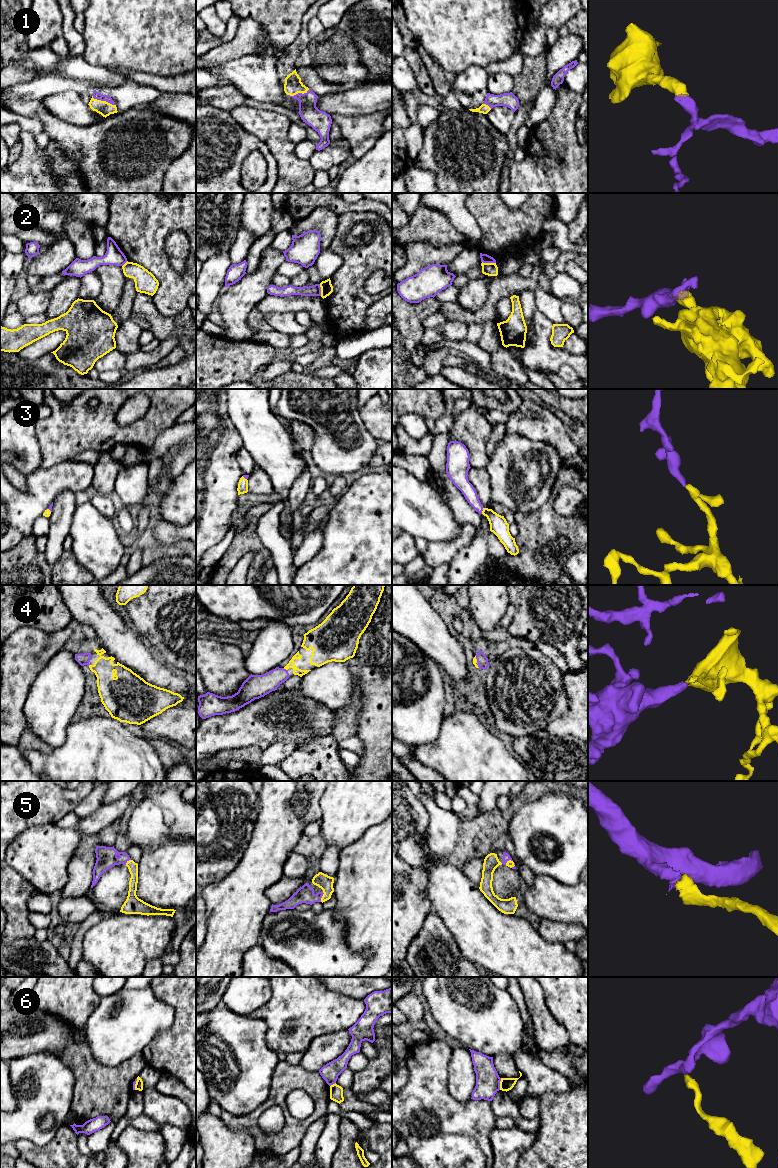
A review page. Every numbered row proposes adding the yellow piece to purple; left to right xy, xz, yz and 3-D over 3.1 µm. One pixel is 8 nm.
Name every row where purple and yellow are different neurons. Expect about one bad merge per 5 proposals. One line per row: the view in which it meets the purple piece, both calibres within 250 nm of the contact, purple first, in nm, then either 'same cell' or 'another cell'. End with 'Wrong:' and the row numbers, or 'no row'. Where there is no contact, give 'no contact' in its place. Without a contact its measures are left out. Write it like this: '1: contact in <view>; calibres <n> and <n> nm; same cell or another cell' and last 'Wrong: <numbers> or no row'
1: contact in xy; calibres 60 and 120 nm; same cell
2: contact in yz; calibres 70 and 110 nm; another cell
3: contact in yz; calibres 110 and 140 nm; same cell
4: contact in xz; calibres 180 and 60 nm; same cell
5: contact in xz; calibres 140 and 120 nm; same cell
6: contact in yz; calibres 190 and 110 nm; another cell
Wrong: 2, 6

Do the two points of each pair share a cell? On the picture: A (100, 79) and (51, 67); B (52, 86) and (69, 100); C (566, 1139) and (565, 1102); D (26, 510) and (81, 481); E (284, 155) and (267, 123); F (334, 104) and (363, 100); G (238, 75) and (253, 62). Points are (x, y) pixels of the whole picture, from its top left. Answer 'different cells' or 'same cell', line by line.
A: same cell
B: different cells
C: same cell
D: same cell
E: same cell
F: same cell
G: same cell

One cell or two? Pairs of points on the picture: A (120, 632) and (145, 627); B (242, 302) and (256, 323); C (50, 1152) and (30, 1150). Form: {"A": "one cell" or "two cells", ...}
{"A": "two cells", "B": "two cells", "C": "one cell"}

